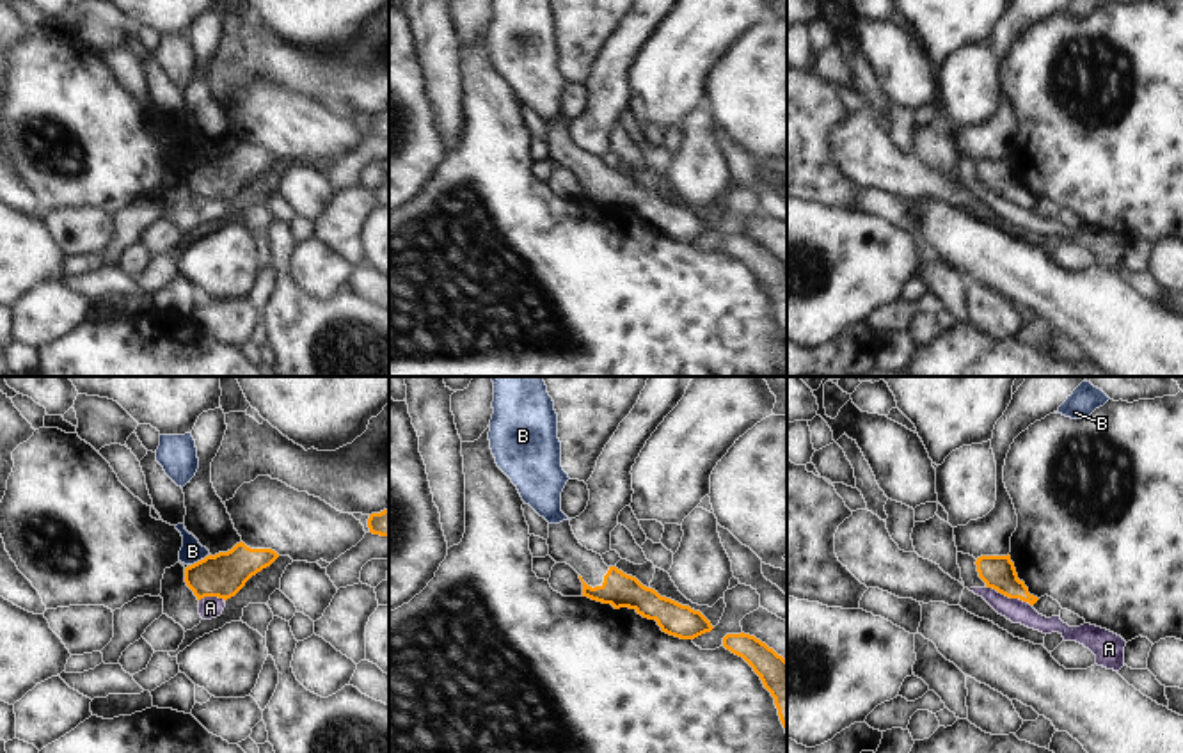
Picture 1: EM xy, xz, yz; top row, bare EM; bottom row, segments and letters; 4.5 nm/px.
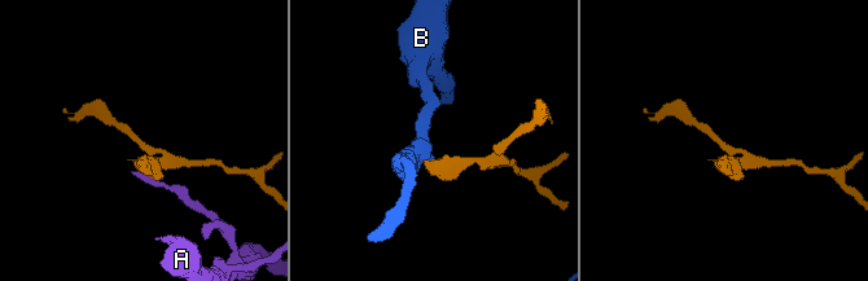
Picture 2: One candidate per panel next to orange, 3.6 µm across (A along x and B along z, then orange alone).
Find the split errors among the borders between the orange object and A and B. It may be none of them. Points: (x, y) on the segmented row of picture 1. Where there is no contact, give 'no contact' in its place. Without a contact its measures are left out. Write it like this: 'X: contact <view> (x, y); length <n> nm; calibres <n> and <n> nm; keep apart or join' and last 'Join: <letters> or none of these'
A: contact yz (1009, 597); length 220 nm; calibres 150 and 110 nm; keep apart
B: contact xy (201, 560); length 110 nm; calibres 200 and 100 nm; keep apart
Join: none of these

